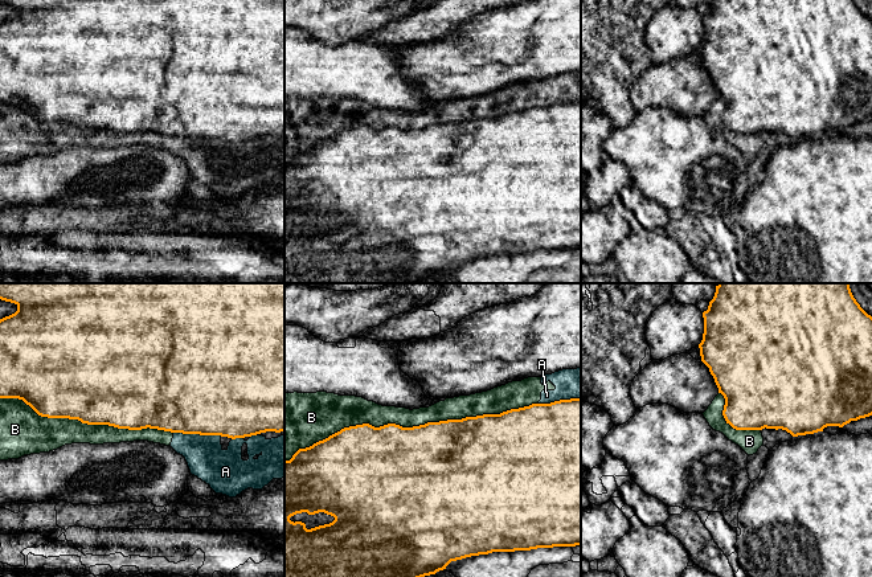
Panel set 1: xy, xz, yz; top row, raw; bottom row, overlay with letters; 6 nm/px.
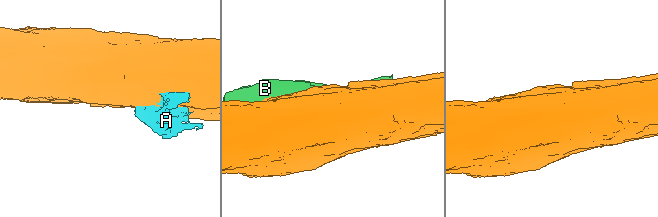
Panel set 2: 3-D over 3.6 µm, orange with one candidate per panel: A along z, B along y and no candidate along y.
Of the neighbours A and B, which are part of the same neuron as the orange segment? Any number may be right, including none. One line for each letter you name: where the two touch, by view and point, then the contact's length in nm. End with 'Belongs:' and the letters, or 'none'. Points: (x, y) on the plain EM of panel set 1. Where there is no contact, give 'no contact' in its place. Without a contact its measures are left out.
Belongs: none

